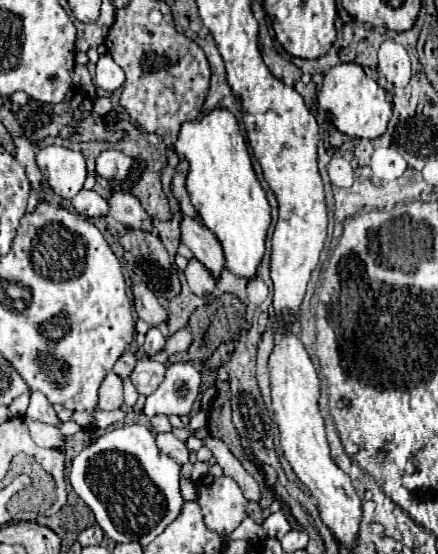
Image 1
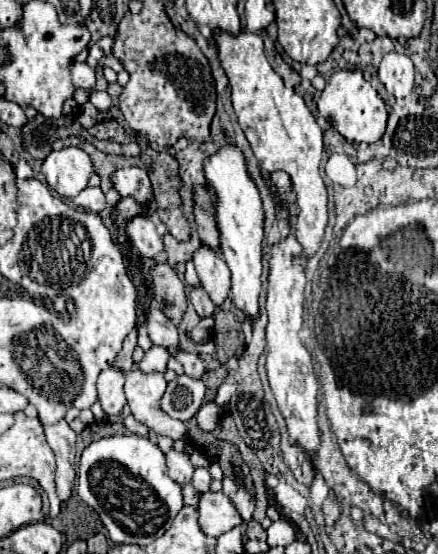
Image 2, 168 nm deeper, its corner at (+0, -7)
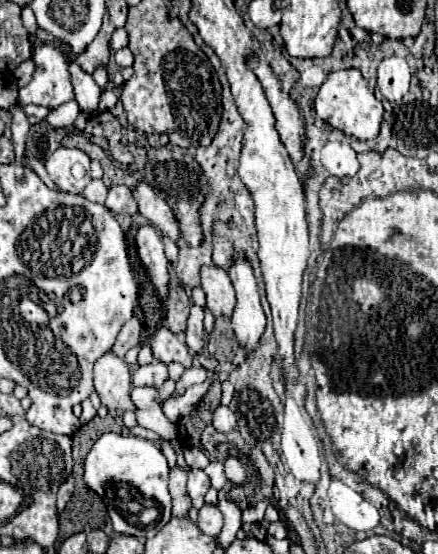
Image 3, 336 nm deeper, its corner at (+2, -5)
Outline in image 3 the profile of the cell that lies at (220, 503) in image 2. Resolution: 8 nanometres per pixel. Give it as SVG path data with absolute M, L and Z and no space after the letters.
M205 504L201 510L199 510L199 524L203 534L211 536L211 538L217 538L221 528L223 528L223 514L219 512L217 506L209 506Z

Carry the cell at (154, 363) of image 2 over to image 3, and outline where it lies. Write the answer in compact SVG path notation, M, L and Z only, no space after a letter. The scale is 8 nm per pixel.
M151 362L147 366L139 366L133 374L135 386L151 386L161 388L161 384L167 380L167 366L163 362Z

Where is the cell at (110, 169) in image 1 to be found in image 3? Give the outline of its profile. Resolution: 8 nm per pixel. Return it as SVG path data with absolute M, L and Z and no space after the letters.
M139 184L137 190L133 192L133 196L135 196L137 204L139 204L139 212L155 228L159 228L165 236L169 236L175 244L179 244L181 230L179 230L179 222L173 216L173 210L169 208L169 204L163 198L159 198L149 184Z

